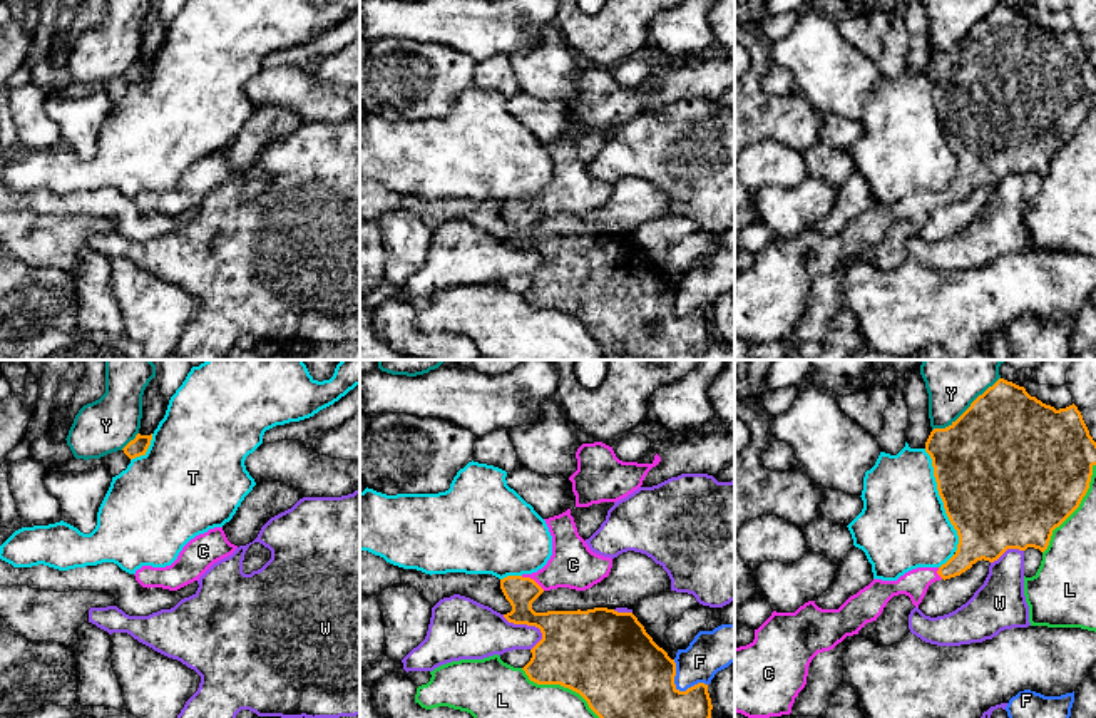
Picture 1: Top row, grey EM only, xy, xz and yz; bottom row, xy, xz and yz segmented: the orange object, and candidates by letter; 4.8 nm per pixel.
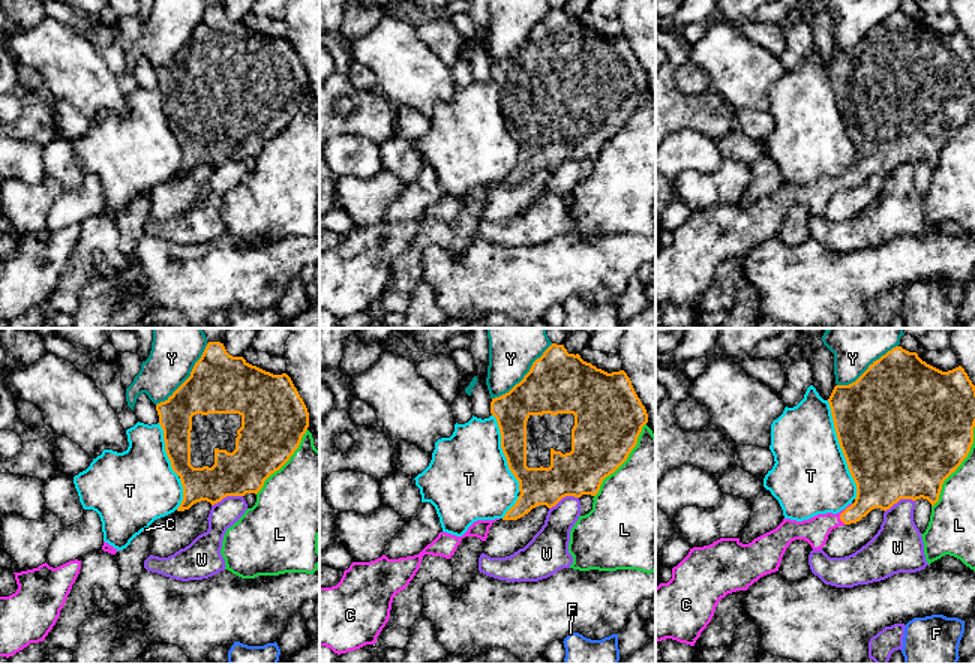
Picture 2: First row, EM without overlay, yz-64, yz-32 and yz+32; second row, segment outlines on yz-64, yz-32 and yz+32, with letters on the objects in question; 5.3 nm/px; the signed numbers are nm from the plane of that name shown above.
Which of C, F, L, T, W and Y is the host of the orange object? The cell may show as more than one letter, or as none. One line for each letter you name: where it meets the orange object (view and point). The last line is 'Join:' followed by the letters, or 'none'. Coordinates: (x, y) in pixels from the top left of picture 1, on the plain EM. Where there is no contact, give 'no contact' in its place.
C: contact xz (532, 205)
Join: C

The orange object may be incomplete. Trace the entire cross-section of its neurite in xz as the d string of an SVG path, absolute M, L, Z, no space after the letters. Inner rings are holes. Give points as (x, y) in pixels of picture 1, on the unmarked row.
M571 134L544 146L552 161L547 189L532 199L500 204L500 214L512 231L504 243L514 249L535 251L542 258L542 264L530 274L530 286L522 293L529 305L579 318L601 343L606 360L696 360L711 343L708 310L698 308L679 316L674 310L674 285L653 266L633 238L607 233L547 238L532 234L544 216L586 216L607 203L612 192L611 182L592 177L579 161Z

